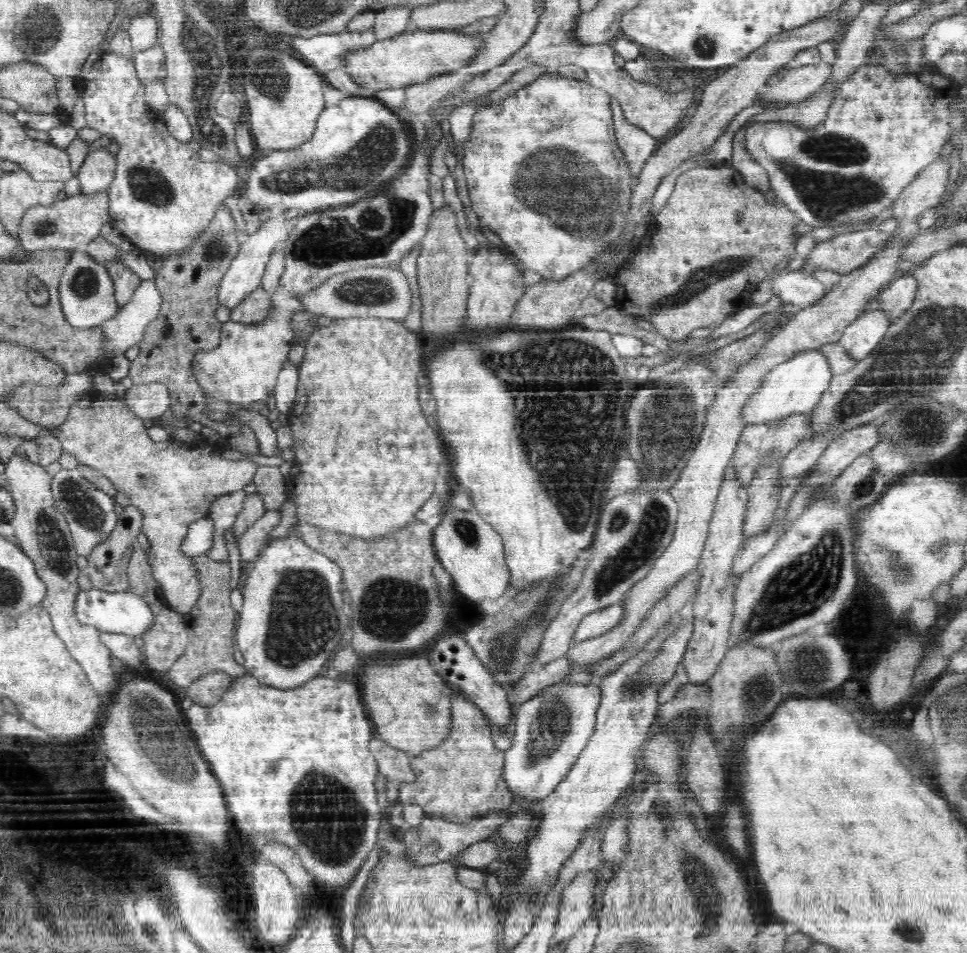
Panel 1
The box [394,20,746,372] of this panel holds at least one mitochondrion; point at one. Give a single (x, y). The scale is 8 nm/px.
(587, 201)

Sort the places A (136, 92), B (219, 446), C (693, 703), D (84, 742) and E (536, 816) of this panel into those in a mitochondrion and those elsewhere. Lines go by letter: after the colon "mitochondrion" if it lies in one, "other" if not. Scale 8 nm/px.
A: other
B: other
C: other
D: other
E: other

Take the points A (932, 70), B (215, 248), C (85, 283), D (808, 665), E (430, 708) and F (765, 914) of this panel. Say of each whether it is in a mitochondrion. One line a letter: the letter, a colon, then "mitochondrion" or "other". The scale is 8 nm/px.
A: other
B: mitochondrion
C: mitochondrion
D: mitochondrion
E: mitochondrion
F: other

